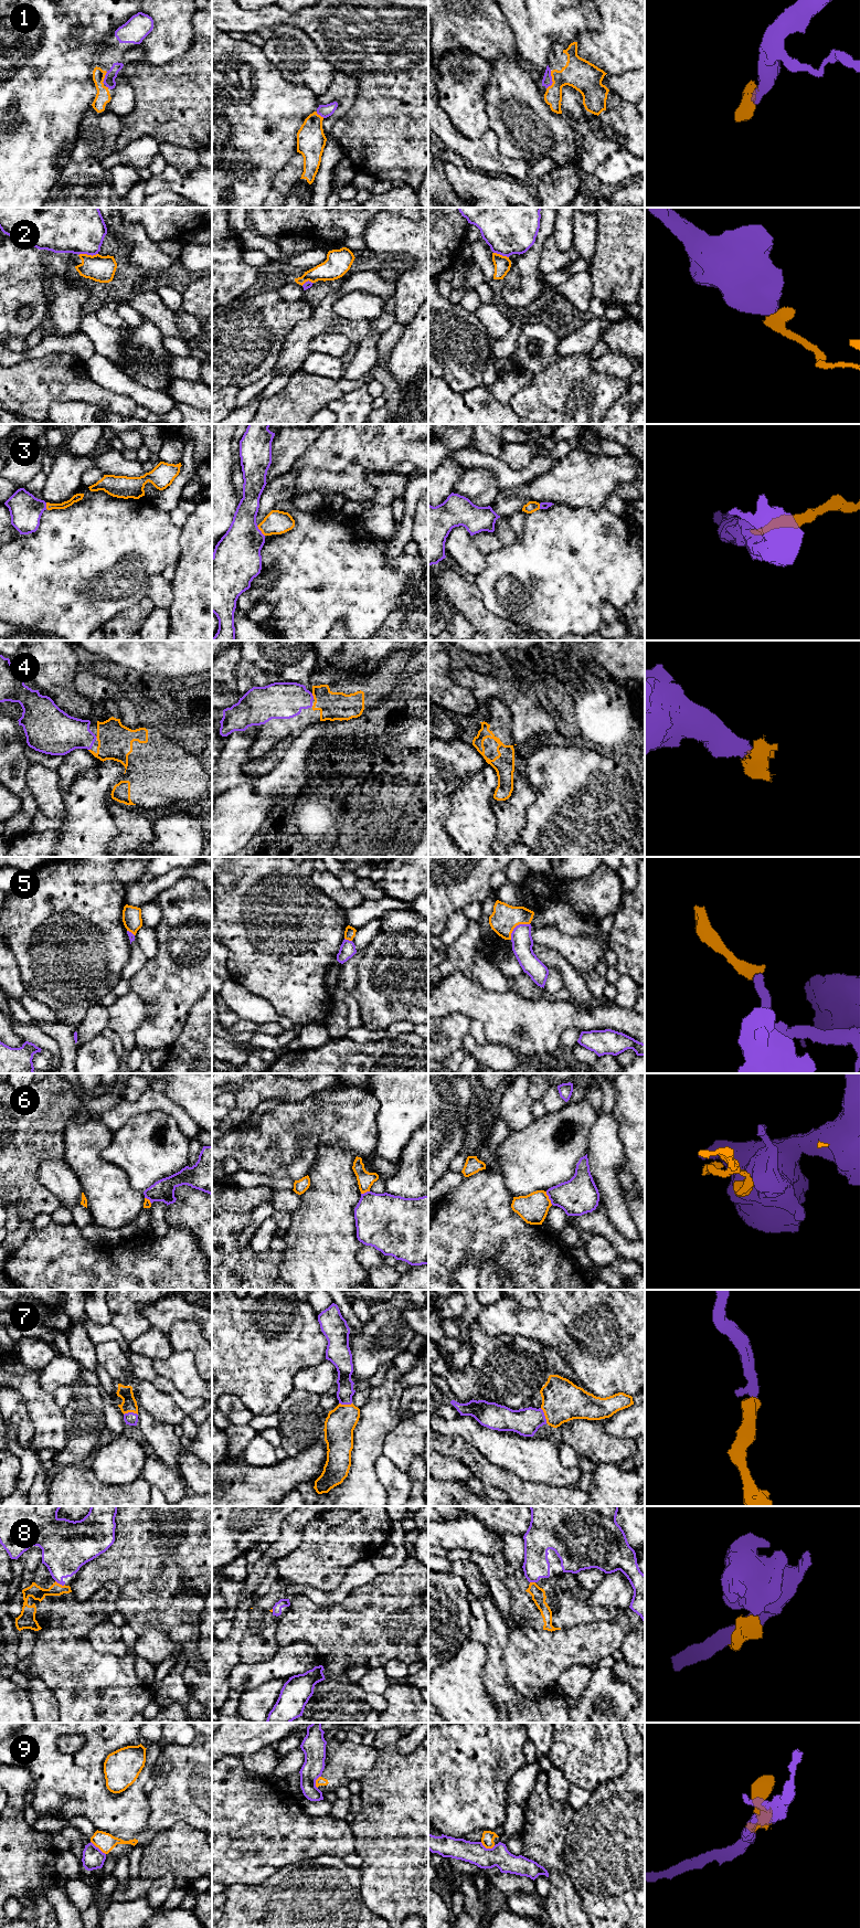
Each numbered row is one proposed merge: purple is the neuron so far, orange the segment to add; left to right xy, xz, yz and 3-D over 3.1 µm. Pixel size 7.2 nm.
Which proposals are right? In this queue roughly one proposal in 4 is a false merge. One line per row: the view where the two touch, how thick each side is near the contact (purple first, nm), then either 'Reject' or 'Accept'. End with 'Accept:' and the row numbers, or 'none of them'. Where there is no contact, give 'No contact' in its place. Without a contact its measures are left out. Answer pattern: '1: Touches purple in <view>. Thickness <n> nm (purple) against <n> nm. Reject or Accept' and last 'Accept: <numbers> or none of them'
1: Touches purple in yz. Thickness 70 nm (purple) against 220 nm. Accept
2: Touches purple in xy. Thickness 420 nm (purple) against 190 nm. Reject
3: Touches purple in xz. Thickness 340 nm (purple) against 180 nm. Accept
4: Touches purple in xz. Thickness 280 nm (purple) against 200 nm. Accept
5: Touches purple in yz. Thickness 150 nm (purple) against 200 nm. Reject
6: Touches purple in yz. Thickness 280 nm (purple) against 220 nm. Reject
7: Touches purple in yz. Thickness 200 nm (purple) against 300 nm. Accept
8: Touches purple in xy. Thickness 340 nm (purple) against 100 nm. Reject
9: Touches purple in xy. Thickness 160 nm (purple) against 140 nm. Reject
Accept: 1, 3, 4, 7

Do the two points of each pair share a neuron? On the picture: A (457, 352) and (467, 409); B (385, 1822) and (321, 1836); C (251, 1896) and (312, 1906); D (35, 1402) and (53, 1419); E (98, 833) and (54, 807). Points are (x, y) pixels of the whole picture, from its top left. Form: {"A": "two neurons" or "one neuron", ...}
{"A": "two neurons", "B": "two neurons", "C": "one neuron", "D": "one neuron", "E": "two neurons"}

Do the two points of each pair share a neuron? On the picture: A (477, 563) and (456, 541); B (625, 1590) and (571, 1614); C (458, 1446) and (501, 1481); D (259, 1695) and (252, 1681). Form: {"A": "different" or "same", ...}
{"A": "same", "B": "different", "C": "same", "D": "different"}

